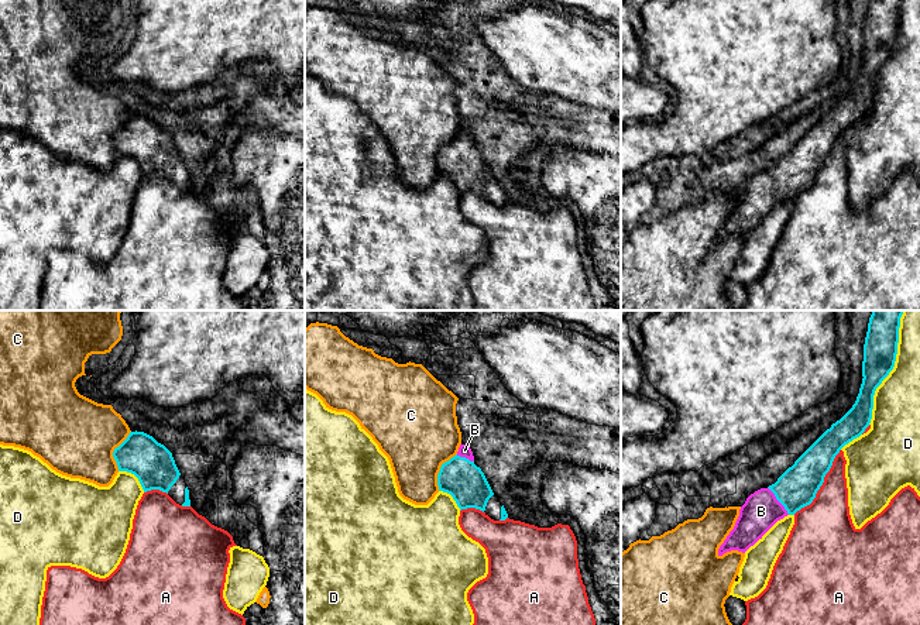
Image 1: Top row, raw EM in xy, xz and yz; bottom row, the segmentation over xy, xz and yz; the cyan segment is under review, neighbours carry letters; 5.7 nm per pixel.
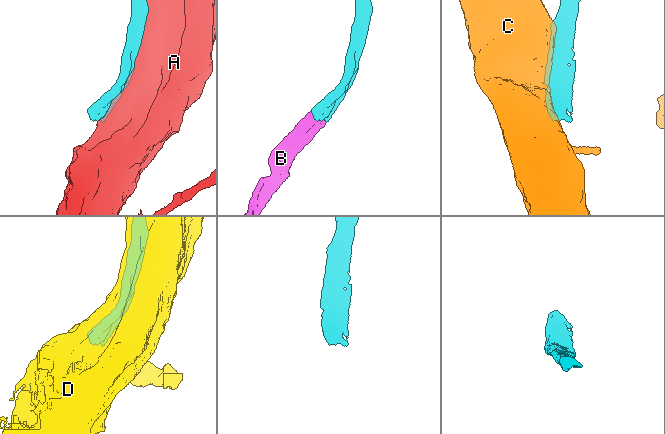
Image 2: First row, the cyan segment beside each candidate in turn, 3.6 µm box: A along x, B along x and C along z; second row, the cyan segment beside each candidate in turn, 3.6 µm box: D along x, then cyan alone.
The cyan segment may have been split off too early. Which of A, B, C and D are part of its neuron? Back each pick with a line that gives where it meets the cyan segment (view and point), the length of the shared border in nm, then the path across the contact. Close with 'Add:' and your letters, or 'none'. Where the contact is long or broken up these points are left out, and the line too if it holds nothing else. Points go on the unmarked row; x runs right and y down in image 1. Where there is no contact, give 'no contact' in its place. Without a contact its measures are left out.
B: meets cyan in yz at (778, 184); contact 200 nm long; runs through yz (796, 172), (778, 184), (761, 195)
Add: B

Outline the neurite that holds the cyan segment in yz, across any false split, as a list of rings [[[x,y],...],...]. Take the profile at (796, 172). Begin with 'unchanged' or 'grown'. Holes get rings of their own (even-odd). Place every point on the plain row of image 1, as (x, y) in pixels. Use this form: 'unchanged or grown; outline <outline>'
grown; outline [[[871,0],[864,28],[862,68],[852,92],[835,107],[831,109],[796,145],[789,151],[775,168],[751,178],[739,193],[739,200],[734,213],[718,233],[718,240],[738,234],[745,237],[780,203],[794,199],[801,192],[810,189],[817,175],[824,166],[835,140],[840,134],[859,121],[869,110],[873,93],[873,79],[876,72],[895,51],[899,11],[902,0]]]

